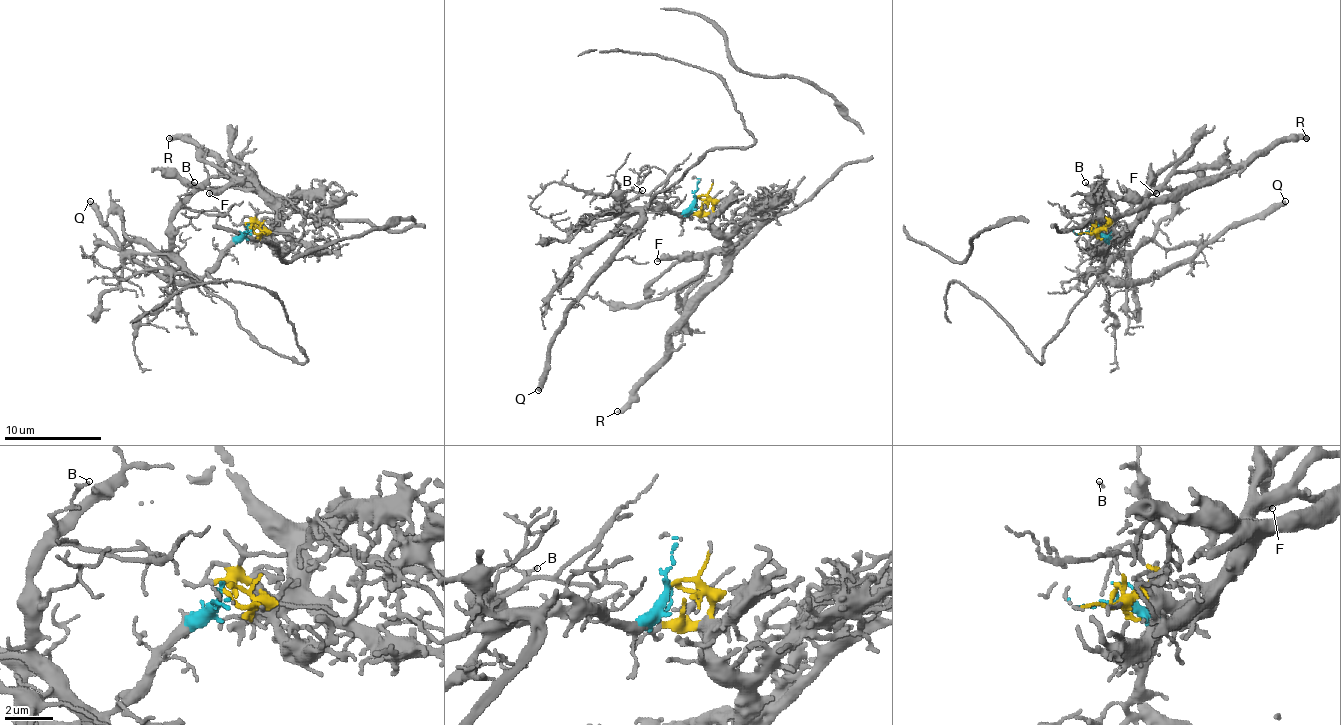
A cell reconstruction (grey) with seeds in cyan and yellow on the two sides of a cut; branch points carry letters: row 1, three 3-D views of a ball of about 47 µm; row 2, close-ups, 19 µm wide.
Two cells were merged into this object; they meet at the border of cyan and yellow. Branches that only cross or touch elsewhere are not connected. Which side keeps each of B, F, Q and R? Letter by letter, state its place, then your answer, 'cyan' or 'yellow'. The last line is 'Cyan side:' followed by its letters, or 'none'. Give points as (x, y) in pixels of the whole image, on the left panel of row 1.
B: at (194, 182); cyan
F: at (209, 193); yellow
Q: at (90, 201); cyan
R: at (169, 138); yellow
Cyan side: B, Q

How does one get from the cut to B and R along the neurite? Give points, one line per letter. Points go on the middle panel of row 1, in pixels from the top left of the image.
B: (696, 198), (682, 213), (645, 203), (621, 213), (618, 210), (618, 206), (626, 206), (643, 191)
R: (696, 198), (723, 240), (723, 278), (669, 334), (669, 354), (616, 412)

